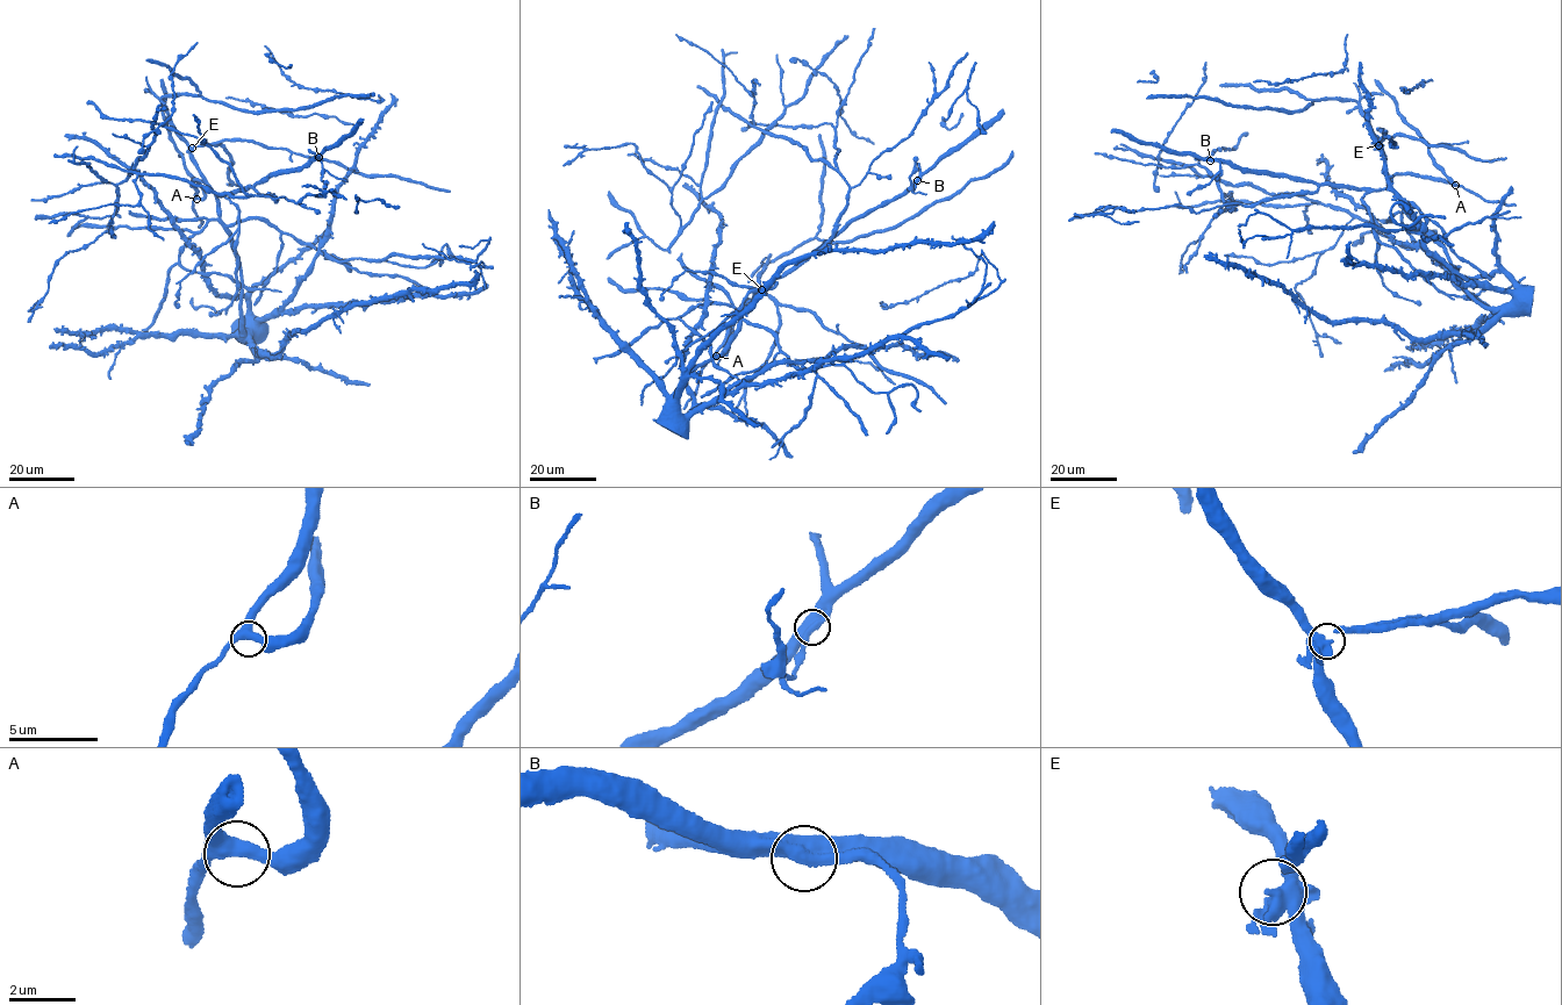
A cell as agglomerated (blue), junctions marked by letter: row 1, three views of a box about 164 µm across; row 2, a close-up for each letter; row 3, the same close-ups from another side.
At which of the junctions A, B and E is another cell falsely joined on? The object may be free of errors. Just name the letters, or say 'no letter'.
no letter

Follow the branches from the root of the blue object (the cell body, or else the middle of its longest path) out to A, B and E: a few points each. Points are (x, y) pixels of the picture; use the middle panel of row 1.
A: (673, 402), (679, 382), (719, 356), (743, 314), (754, 302), (745, 302), (739, 309), (716, 356)
B: (673, 402), (679, 382), (719, 356), (743, 314), (774, 280), (795, 270), (847, 223), (900, 198), (917, 180)
E: (673, 402), (679, 382), (697, 367), (719, 356), (743, 314), (756, 302), (753, 295), (761, 289)

